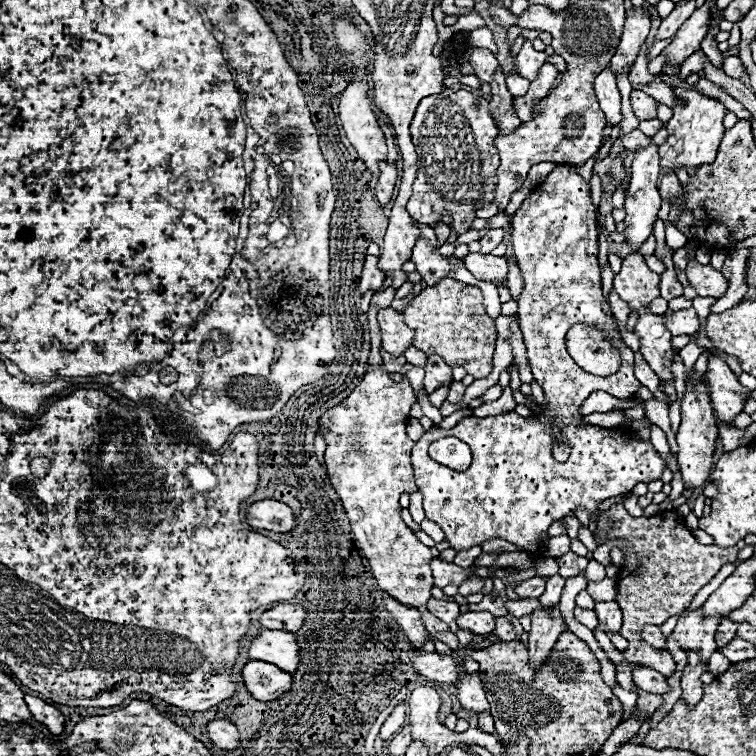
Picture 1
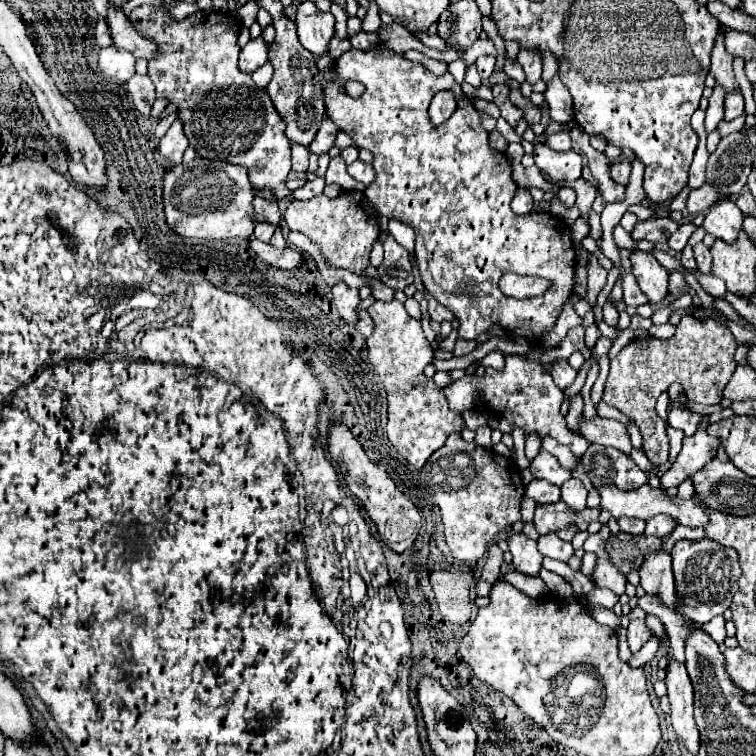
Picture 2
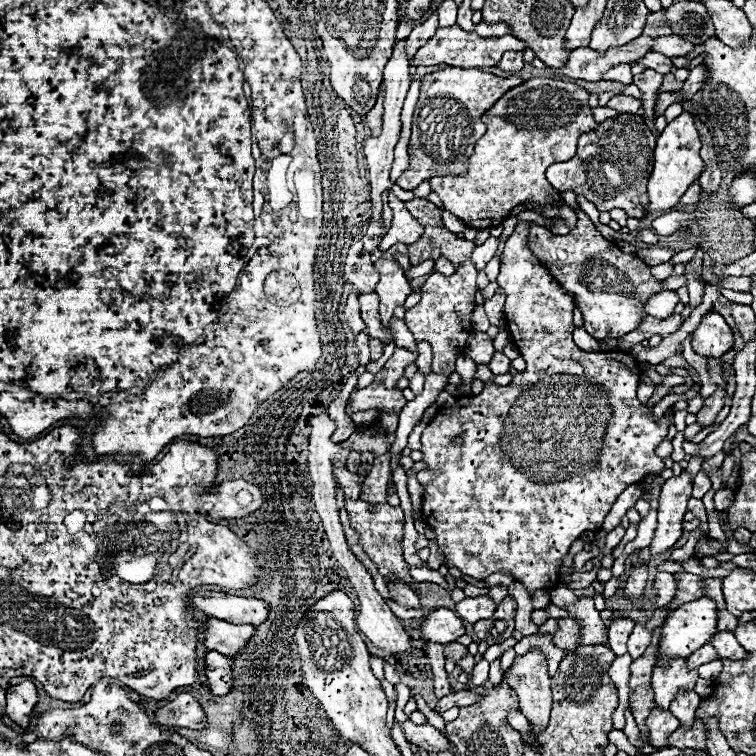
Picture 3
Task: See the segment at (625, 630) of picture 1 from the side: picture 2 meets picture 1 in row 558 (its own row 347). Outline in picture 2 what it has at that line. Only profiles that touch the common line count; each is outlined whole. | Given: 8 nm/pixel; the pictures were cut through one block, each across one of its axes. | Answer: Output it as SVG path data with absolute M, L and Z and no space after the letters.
M686 314L682 316L676 334L668 340L660 340L654 336L644 336L632 340L622 352L610 360L610 374L604 388L604 402L624 412L642 434L642 450L652 464L668 462L670 442L668 442L668 422L664 422L656 414L656 400L662 392L668 390L670 384L680 382L685 388L688 398L699 404L720 404L722 396L720 390L726 386L732 370L736 368L734 362L736 342L732 332L724 322L700 322L700 318Z

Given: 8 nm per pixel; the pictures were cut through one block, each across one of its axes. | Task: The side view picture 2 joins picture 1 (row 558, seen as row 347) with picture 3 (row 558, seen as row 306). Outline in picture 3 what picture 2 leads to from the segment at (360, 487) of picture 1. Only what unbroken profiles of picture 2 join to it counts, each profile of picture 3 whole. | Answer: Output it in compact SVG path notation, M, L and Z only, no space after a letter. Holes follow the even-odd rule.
M346 500L346 510L350 516L350 526L360 534L360 544L368 558L376 564L384 580L388 582L390 576L396 576L404 584L408 584L416 594L428 596L430 588L428 582L414 582L410 576L410 566L404 560L404 550L402 550L402 540L404 540L404 512L400 506L388 506L388 504L370 504L364 500ZM374 506L374 510L370 510Z

